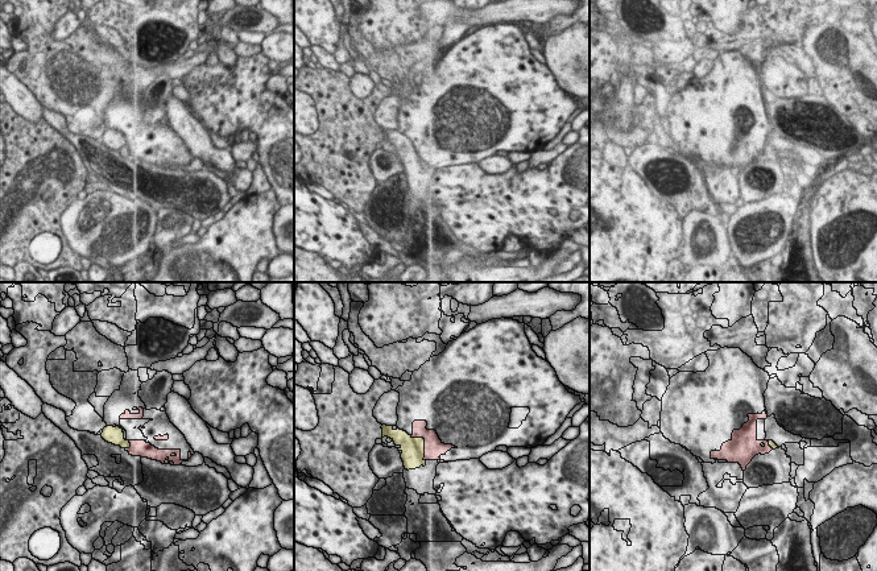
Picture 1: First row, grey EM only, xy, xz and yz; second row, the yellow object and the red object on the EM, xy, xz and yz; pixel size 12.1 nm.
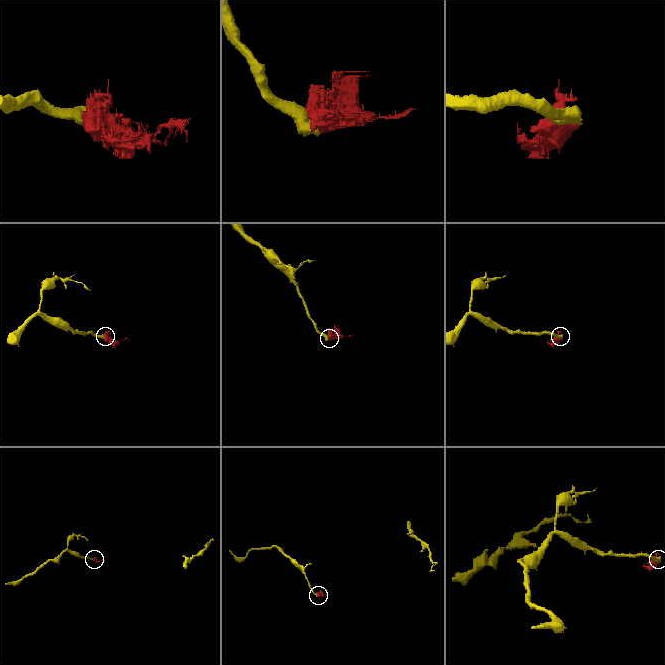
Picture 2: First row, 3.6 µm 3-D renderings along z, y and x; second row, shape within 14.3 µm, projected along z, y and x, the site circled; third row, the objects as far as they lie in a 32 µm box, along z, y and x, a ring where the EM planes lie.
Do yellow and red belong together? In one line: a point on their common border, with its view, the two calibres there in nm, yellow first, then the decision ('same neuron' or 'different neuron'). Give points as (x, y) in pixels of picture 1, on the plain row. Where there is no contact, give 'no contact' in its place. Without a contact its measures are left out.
xz (423, 148) | 280/240 nm | different neuron

